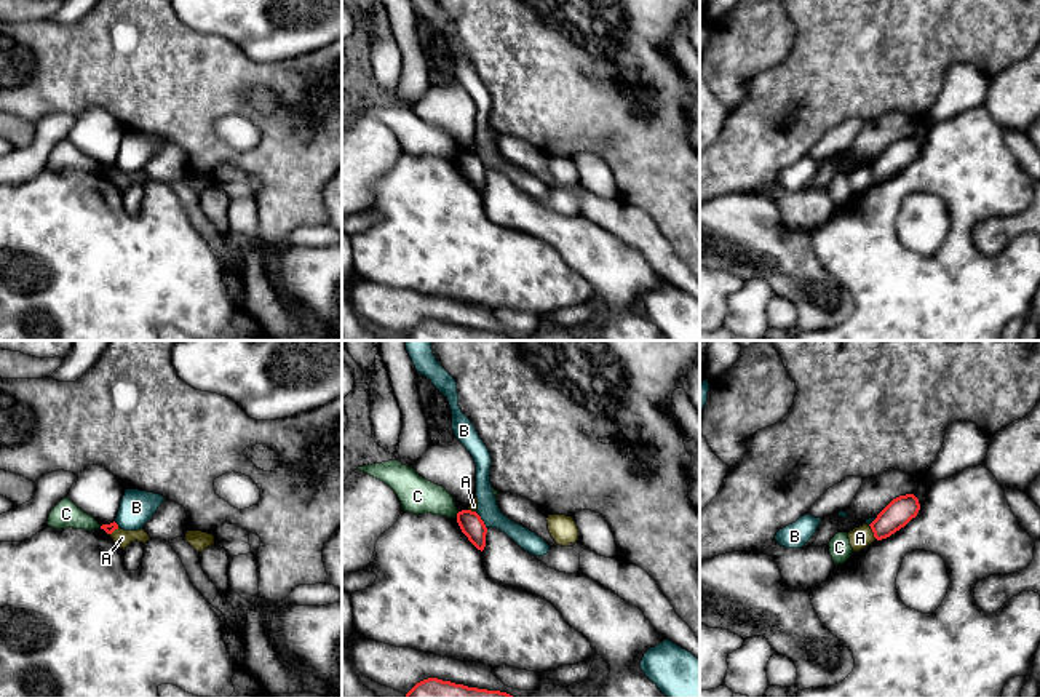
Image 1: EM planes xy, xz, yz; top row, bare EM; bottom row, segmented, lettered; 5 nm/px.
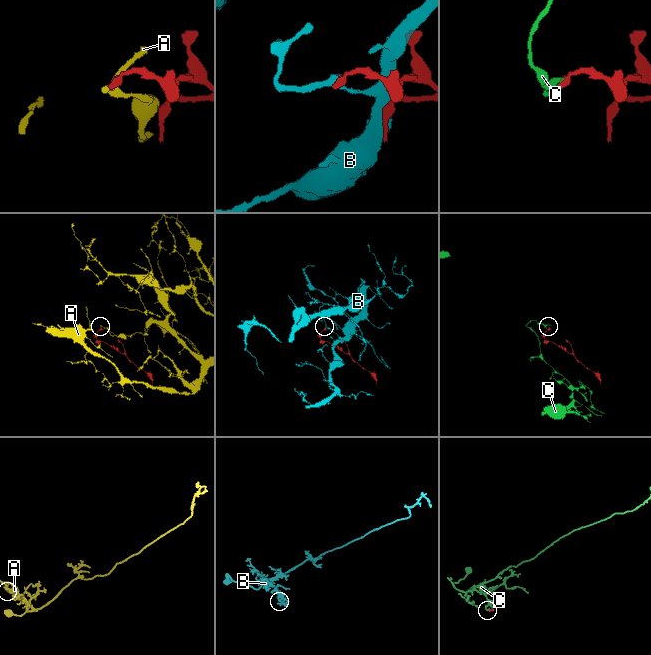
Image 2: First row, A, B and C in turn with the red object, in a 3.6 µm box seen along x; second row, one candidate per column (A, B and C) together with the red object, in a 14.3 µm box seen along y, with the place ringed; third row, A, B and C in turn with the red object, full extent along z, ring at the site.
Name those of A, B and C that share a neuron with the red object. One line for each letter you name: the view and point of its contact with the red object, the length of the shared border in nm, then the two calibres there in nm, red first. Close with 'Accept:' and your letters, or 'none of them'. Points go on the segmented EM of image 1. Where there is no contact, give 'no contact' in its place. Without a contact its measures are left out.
Accept: none of them

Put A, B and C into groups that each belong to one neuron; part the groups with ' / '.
A / B / C

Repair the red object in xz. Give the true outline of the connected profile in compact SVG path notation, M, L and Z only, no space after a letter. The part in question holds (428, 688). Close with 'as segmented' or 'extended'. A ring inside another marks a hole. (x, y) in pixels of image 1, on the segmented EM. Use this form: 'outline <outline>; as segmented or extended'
outline M428 678L417 683L406 697L513 697L500 691L487 691L478 687L468 687L438 678Z; as segmented

